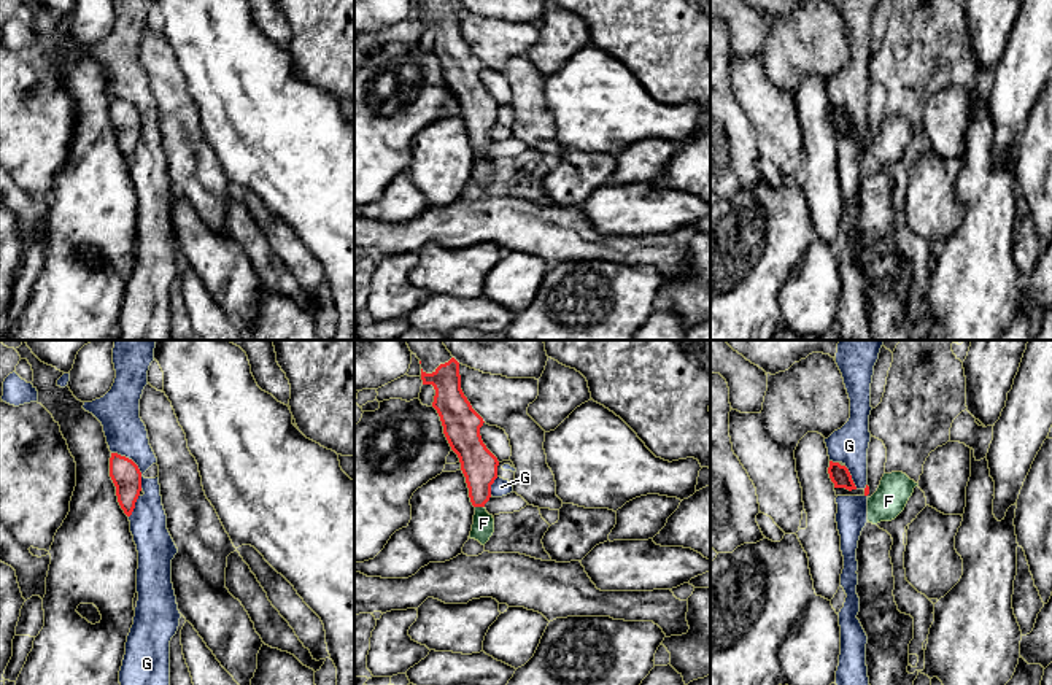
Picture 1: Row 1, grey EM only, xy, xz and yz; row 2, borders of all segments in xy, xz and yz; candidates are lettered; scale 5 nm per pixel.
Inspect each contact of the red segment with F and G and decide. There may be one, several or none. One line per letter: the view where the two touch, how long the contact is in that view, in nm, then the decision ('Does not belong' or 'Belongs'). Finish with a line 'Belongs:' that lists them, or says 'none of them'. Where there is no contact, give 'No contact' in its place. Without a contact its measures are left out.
F: Touches red in xz. Shared border 50 nm. Belongs
G: Touches red in xy. Shared border 240 nm. Does not belong
Belongs: F

